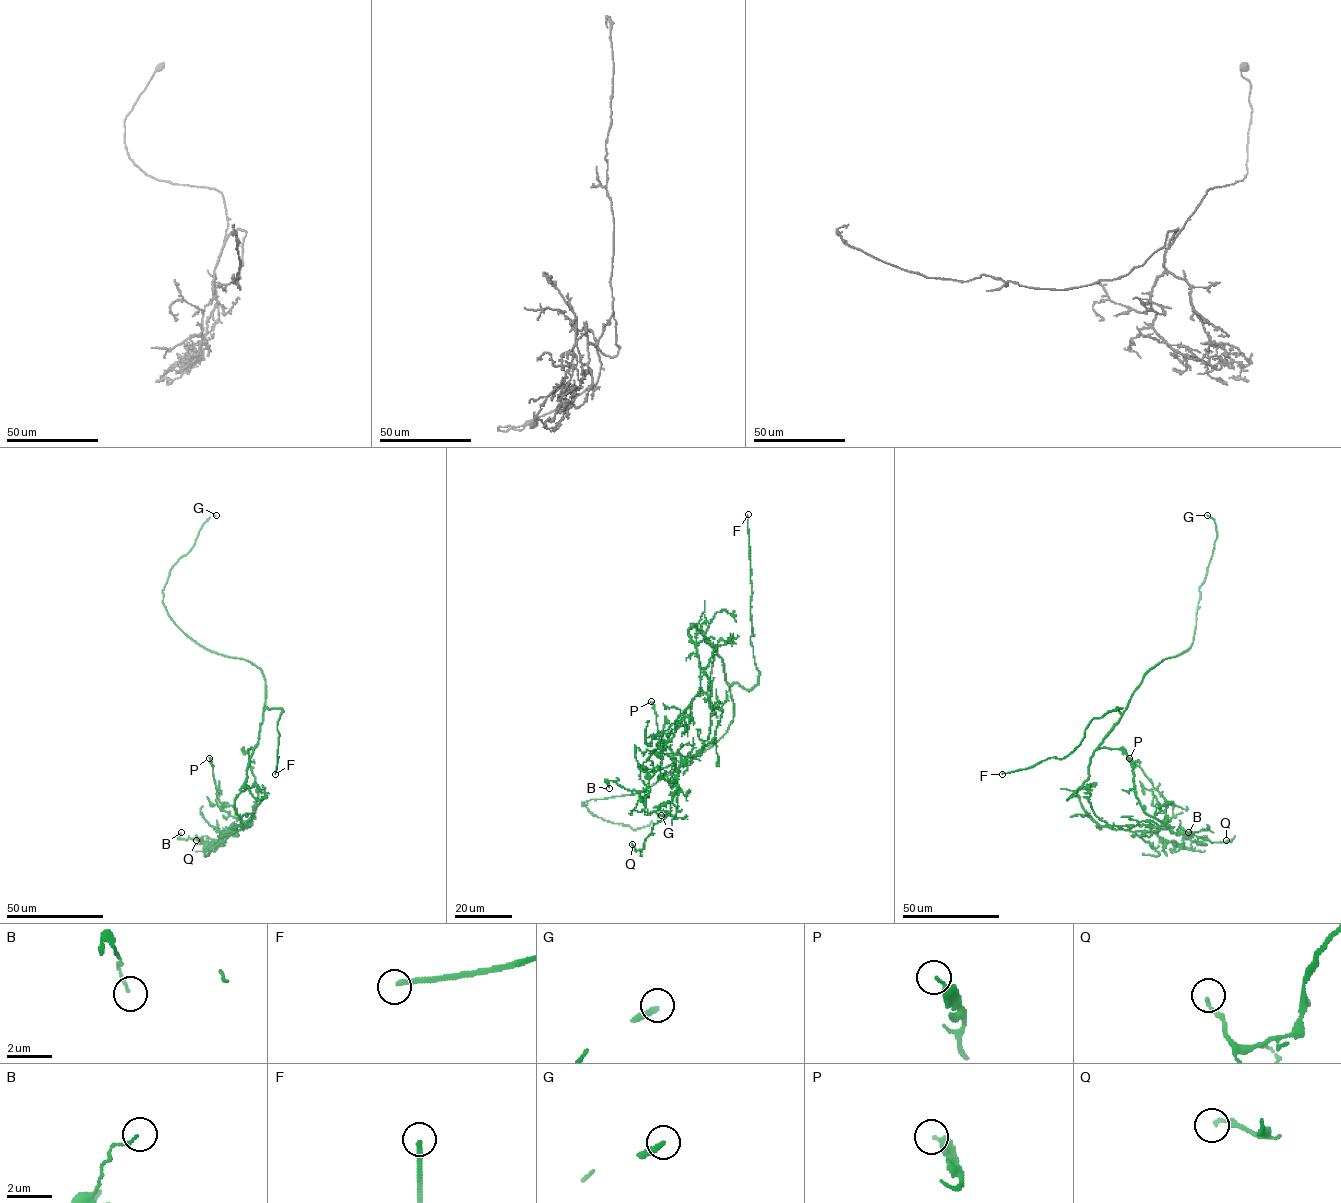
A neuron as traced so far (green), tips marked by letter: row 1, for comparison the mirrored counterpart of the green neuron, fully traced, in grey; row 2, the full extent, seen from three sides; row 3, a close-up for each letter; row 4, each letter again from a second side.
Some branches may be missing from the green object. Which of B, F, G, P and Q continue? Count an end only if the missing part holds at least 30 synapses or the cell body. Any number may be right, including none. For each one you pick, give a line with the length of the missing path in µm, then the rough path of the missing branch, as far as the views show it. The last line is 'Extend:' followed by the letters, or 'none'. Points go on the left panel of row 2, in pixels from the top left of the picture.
F: 150 µm | (275, 774), (277, 768), (279, 774), (286, 773), (274, 762), (276, 732), (273, 725), (282, 715)
G: 15 µm
Extend: F, G

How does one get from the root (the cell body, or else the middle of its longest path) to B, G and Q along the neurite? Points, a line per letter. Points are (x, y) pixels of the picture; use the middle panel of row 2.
B: (731, 699), (723, 661), (694, 624), (688, 634), (700, 691), (661, 766), (645, 792), (612, 781), (609, 788)
G: (731, 699), (733, 719), (709, 748), (642, 791), (582, 804), (598, 817), (633, 829), (647, 826), (661, 815)
Q: (731, 699), (715, 655), (708, 691), (722, 711), (715, 737), (680, 766), (671, 810), (643, 847), (632, 844)

